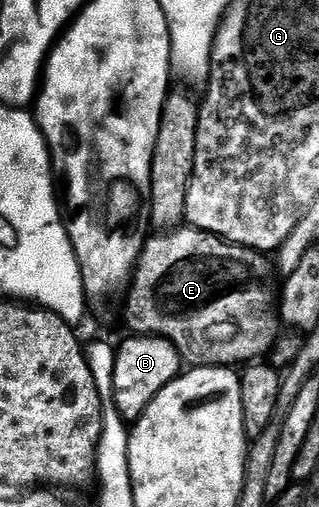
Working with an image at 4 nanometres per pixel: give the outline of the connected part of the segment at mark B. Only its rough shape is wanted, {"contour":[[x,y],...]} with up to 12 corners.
{"contour":[[162,336],[118,345],[113,394],[124,422],[180,375],[179,351]]}

